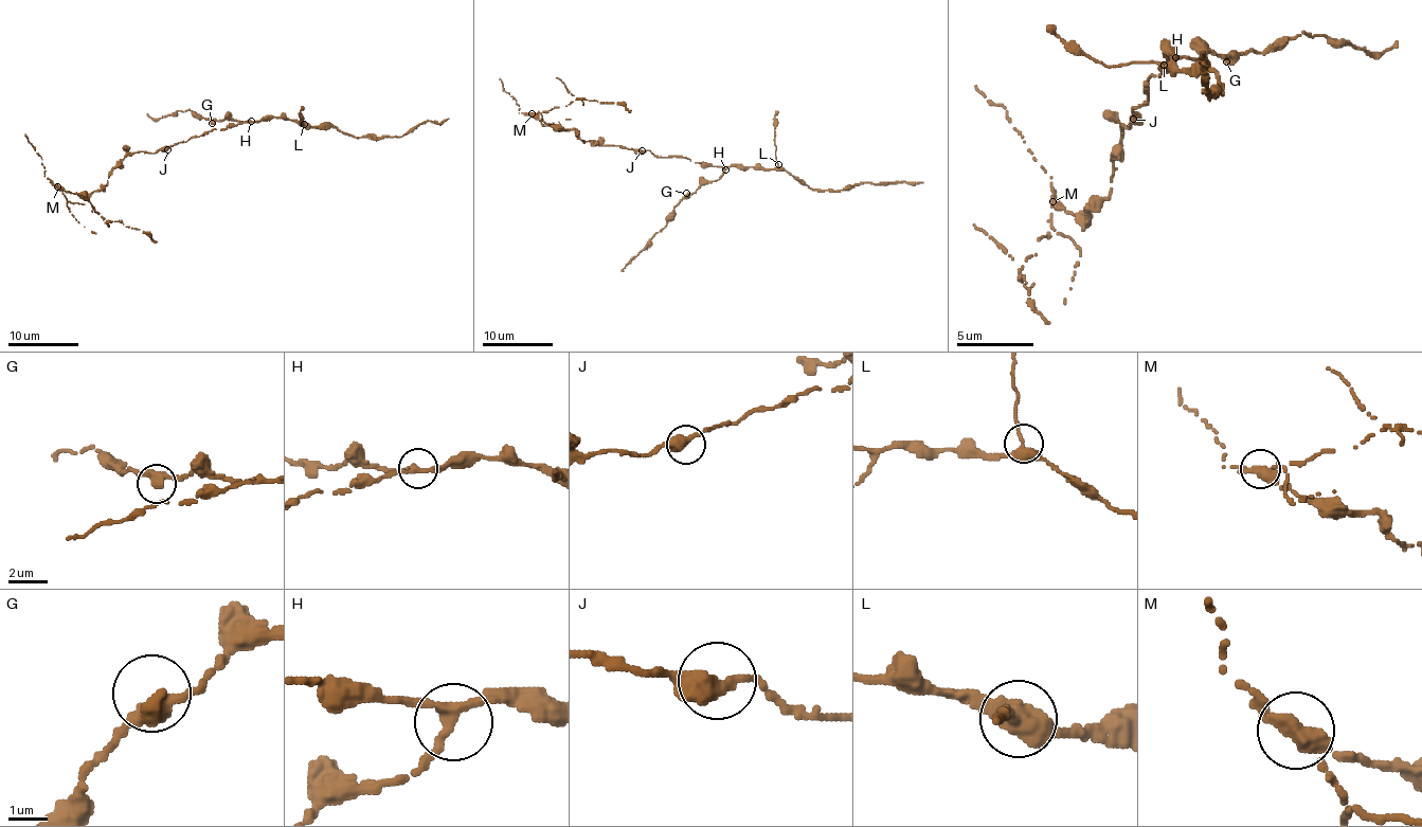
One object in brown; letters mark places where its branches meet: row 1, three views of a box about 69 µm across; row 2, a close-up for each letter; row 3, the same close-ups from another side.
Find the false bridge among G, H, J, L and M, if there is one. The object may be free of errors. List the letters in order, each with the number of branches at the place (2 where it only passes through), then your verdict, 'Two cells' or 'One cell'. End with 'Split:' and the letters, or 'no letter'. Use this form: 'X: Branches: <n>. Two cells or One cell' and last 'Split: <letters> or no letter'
G: Branches: 2. One cell
H: Branches: 3. One cell
J: Branches: 2. One cell
L: Branches: 3. One cell
M: Branches: 3. Two cells
Split: M

